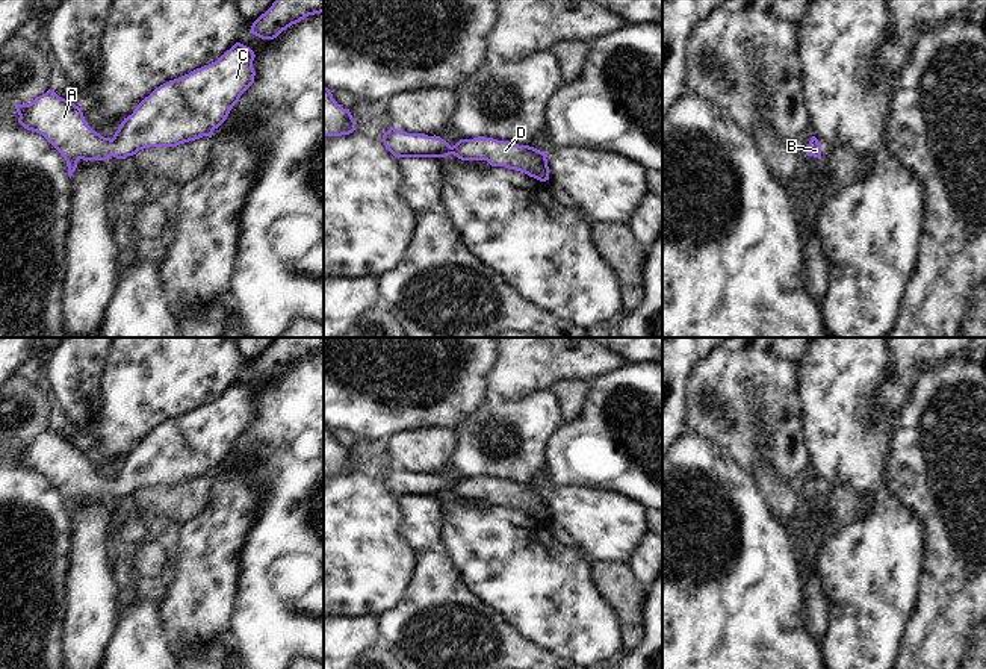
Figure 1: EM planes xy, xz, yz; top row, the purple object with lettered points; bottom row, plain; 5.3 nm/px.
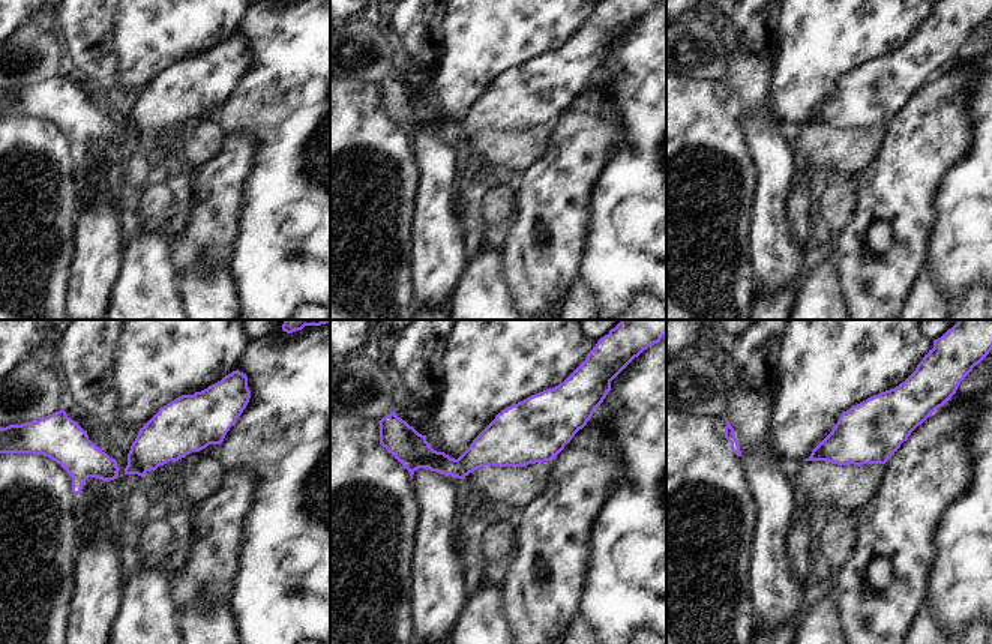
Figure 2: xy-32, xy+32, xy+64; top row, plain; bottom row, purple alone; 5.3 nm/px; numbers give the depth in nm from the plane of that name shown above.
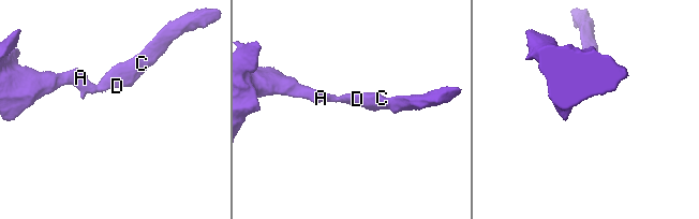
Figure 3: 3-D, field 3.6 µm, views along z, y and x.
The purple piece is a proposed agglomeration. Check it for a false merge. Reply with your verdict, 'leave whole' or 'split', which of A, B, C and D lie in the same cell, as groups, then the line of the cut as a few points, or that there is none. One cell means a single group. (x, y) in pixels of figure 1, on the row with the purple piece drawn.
leave whole; A B C D; no cut

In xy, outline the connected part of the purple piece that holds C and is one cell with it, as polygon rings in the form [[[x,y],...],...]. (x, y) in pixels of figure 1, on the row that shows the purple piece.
[[[236,42],[215,62],[160,85],[124,118],[112,139],[92,130],[82,107],[60,98],[54,89],[48,89],[29,104],[17,104],[18,123],[42,135],[64,156],[71,179],[80,159],[109,160],[110,156],[126,159],[150,147],[177,147],[203,136],[212,138],[213,130],[227,120],[240,95],[254,83],[254,58],[250,47]]]

